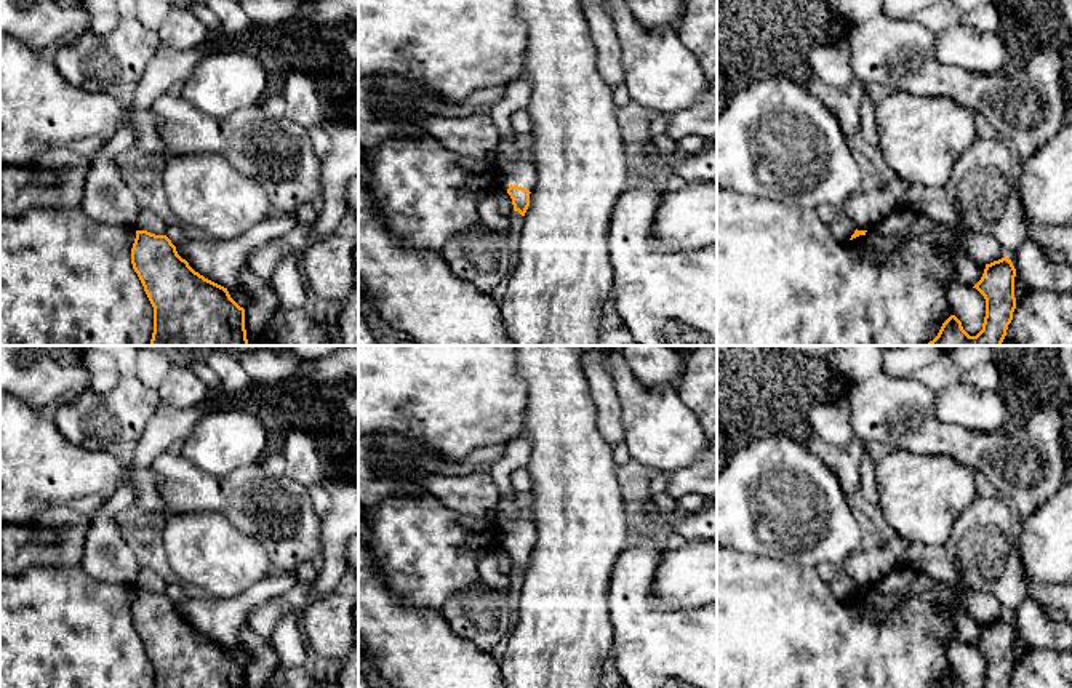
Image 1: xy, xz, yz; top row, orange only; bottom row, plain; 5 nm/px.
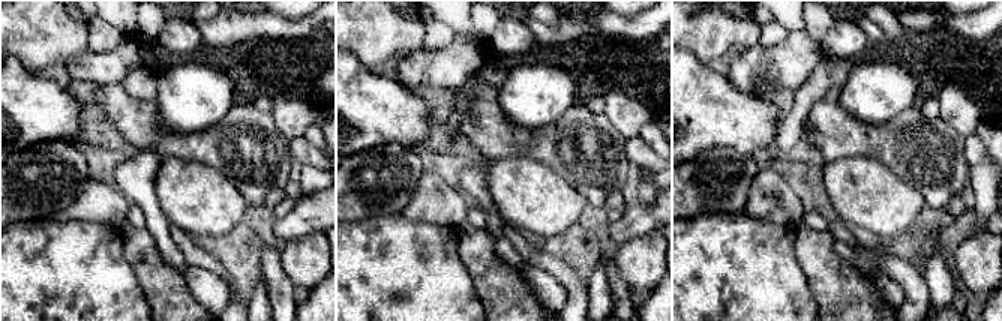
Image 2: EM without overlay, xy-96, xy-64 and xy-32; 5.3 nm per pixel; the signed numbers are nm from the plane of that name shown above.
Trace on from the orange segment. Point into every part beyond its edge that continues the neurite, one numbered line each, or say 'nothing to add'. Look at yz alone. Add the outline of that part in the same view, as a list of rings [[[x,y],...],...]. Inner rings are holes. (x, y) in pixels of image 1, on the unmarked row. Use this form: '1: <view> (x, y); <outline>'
nothing to add

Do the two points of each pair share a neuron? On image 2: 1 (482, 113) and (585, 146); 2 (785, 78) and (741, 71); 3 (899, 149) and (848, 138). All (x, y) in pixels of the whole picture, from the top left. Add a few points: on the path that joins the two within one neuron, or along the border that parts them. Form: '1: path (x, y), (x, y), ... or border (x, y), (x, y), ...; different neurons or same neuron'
1: path (507, 138), (516, 143), (560, 146); same neuron
2: path (774, 68), (767, 66), (752, 71); same neuron
3: path (887, 143), (860, 138); same neuron

